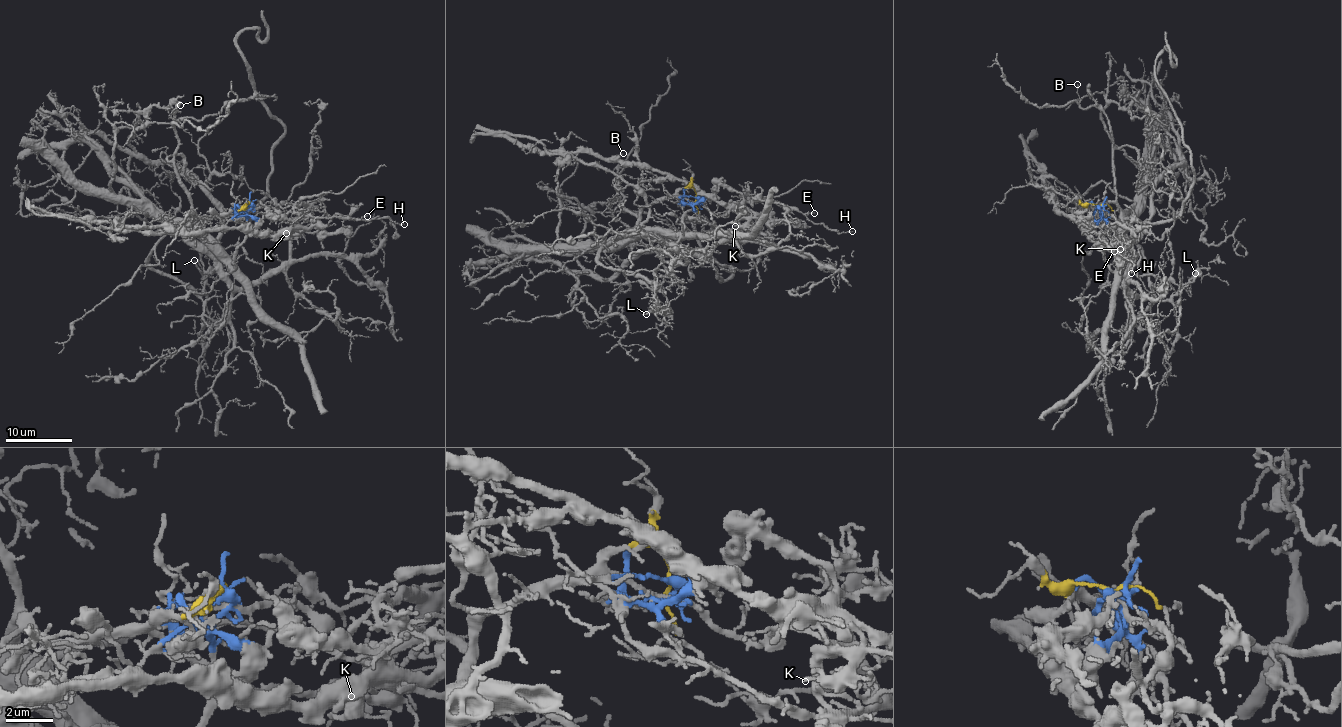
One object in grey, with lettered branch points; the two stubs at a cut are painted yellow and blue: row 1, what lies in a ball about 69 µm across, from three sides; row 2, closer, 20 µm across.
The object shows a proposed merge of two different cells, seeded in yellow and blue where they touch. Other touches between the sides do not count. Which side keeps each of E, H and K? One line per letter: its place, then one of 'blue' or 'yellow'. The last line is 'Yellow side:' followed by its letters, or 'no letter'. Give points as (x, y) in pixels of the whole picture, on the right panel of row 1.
E: (1114, 251) | blue
H: (1131, 273) | blue
K: (1120, 249) | blue
Yellow side: no letter

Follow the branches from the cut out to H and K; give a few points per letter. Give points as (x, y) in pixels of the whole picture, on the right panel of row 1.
H: (1099, 204), (1103, 216), (1085, 221), (1092, 231), (1101, 230), (1107, 247), (1130, 260), (1131, 273)
K: (1099, 204), (1103, 216), (1098, 219), (1090, 236), (1097, 245), (1111, 244), (1116, 252), (1120, 249)

